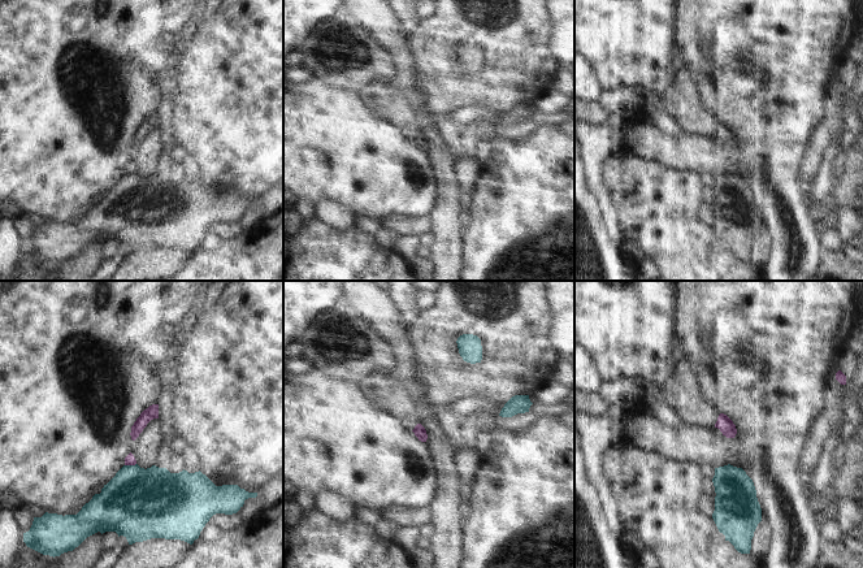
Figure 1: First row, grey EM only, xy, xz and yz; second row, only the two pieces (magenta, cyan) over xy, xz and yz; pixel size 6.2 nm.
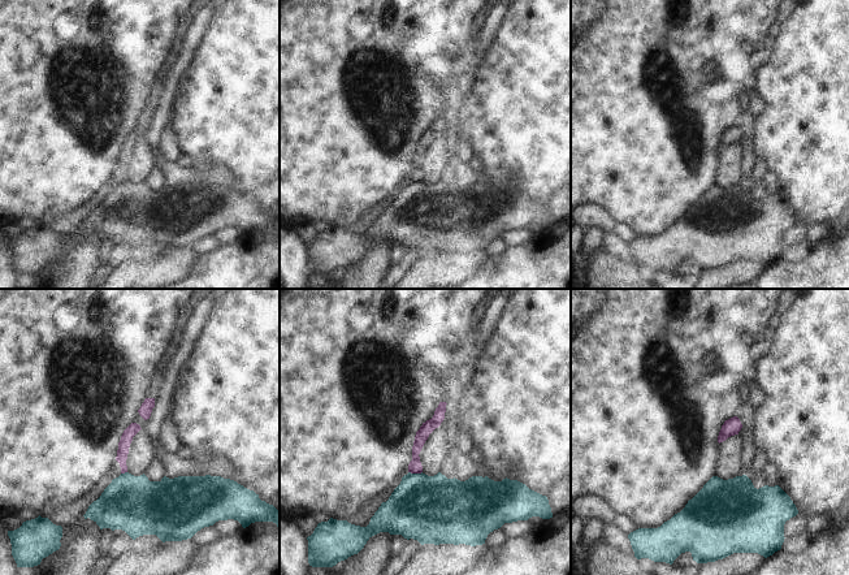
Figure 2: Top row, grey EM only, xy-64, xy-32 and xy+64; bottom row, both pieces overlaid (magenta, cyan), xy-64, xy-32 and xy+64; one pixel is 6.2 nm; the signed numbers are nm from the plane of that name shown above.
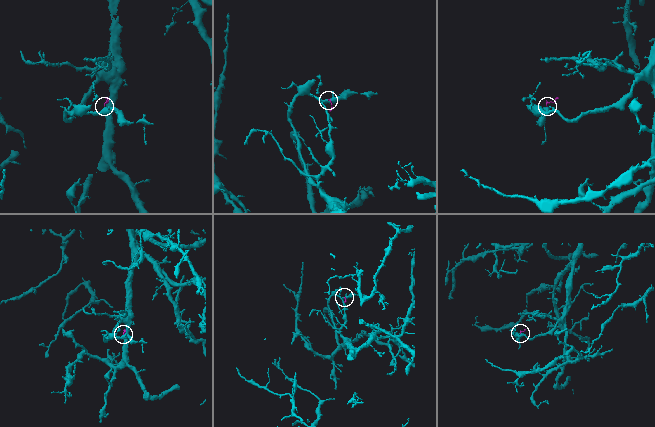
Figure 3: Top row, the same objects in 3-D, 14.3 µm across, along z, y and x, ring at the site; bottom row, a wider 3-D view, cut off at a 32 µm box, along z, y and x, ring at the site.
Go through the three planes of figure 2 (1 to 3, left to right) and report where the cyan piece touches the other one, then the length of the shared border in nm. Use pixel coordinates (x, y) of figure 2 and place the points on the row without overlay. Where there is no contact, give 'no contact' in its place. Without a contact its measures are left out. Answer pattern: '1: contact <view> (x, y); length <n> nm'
1: contact xy-64 (124, 181); length 40 nm
2: contact xy-32 (415, 181); length 90 nm
3: no contact

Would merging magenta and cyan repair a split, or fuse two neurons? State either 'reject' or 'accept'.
reject

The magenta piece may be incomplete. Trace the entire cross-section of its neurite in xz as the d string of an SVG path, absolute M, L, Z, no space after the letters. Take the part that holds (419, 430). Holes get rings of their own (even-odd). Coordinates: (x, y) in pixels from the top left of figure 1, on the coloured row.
M378 370L368 374L357 381L357 386L370 403L386 409L409 432L413 432L419 441L426 442L428 434L420 424L412 398L404 386L391 377L390 372Z

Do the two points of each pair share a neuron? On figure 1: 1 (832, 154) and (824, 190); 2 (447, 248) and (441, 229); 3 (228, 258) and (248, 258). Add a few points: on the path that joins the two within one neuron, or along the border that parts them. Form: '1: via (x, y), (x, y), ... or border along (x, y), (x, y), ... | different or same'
1: via (828, 163), (824, 181) | same
2: via (447, 243), (446, 234) | same
3: via (233, 258), (243, 258) | same

